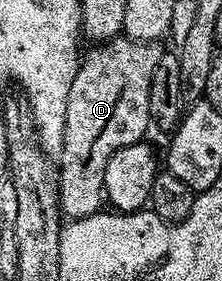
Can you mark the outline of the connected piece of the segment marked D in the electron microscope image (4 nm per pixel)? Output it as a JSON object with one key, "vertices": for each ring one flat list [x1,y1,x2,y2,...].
{"vertices":[[125,35,112,37,85,50,78,62,76,79,68,87,68,111,64,115,64,143,56,157,58,174,58,203,63,218,77,219,94,217,97,209,104,205,105,167,112,155,121,148,141,142,146,137,146,128,152,122,149,113,149,87,153,71,163,55,161,44,153,41,133,41]]}

